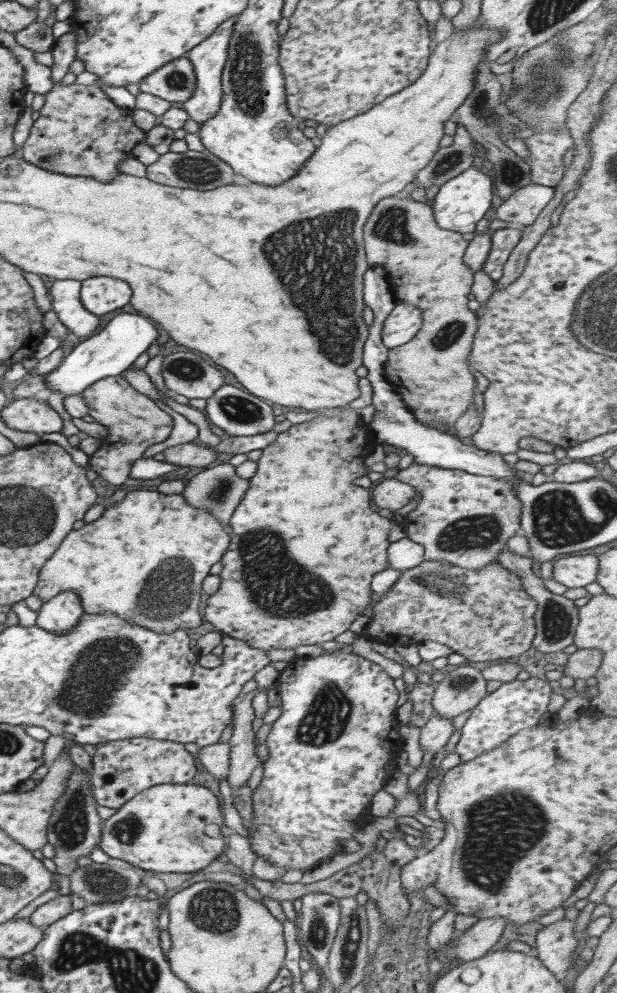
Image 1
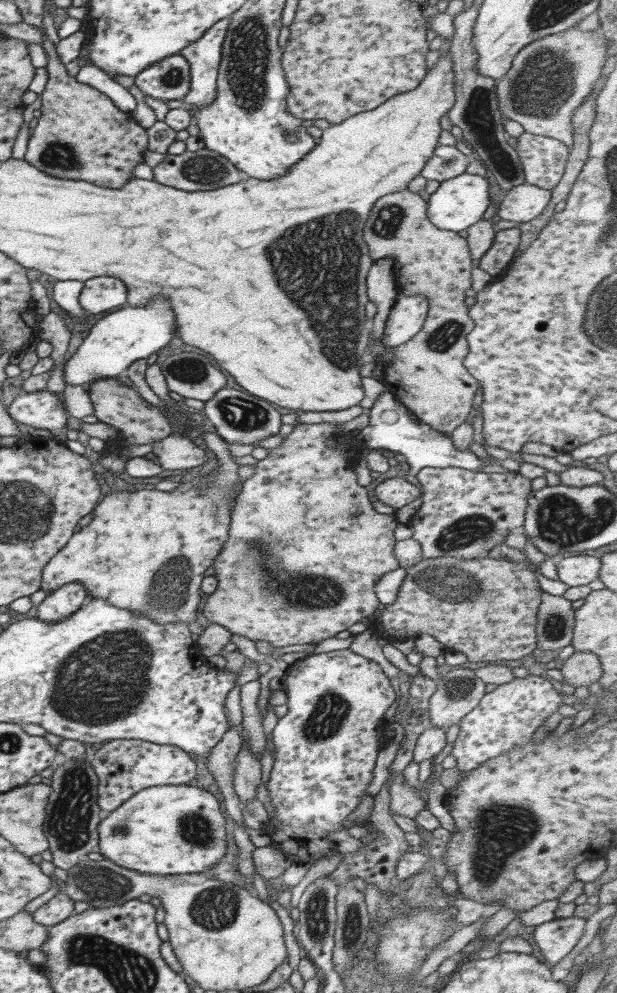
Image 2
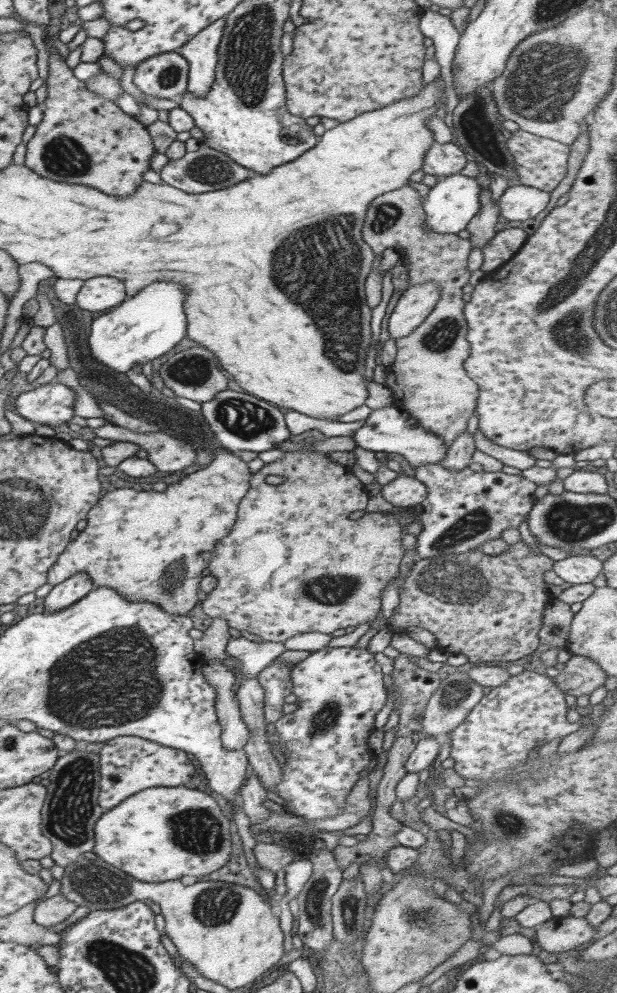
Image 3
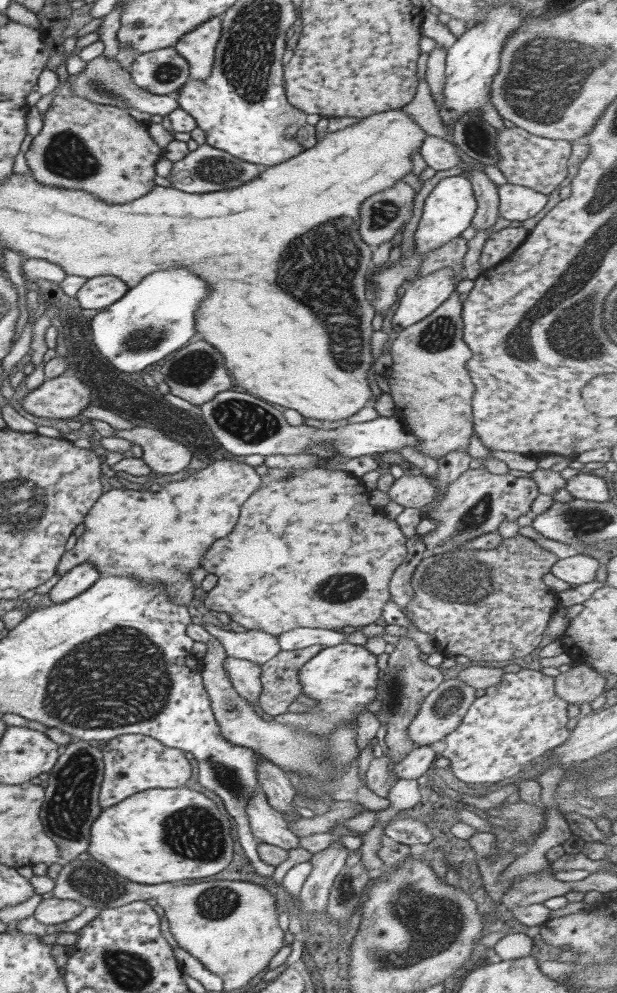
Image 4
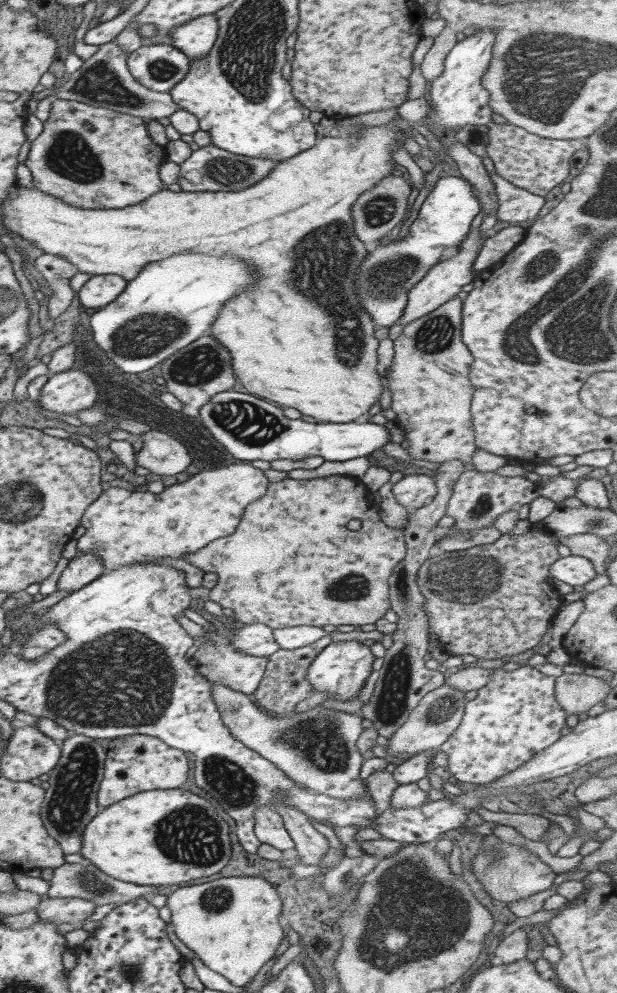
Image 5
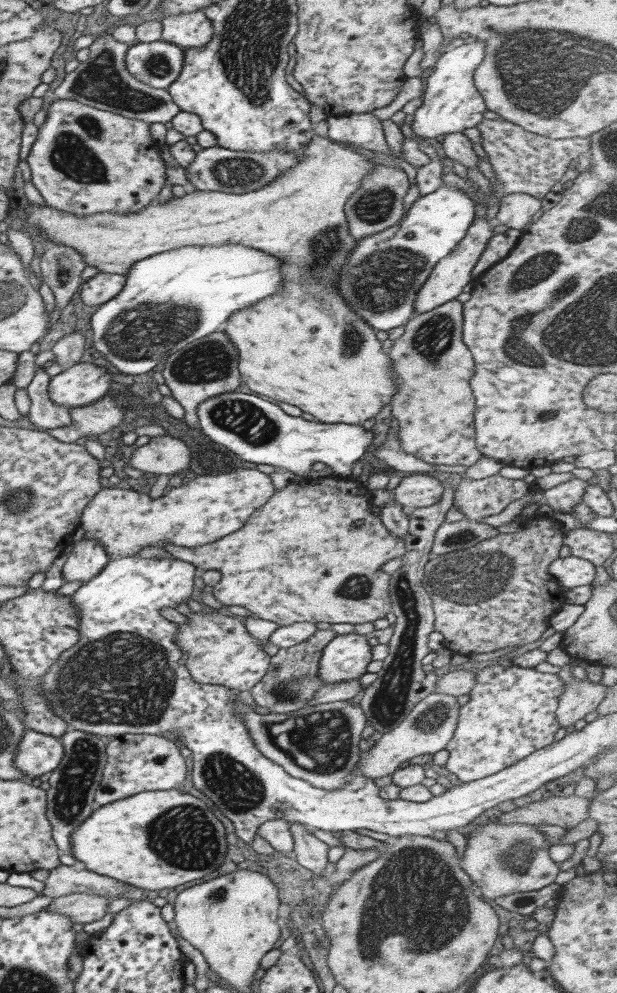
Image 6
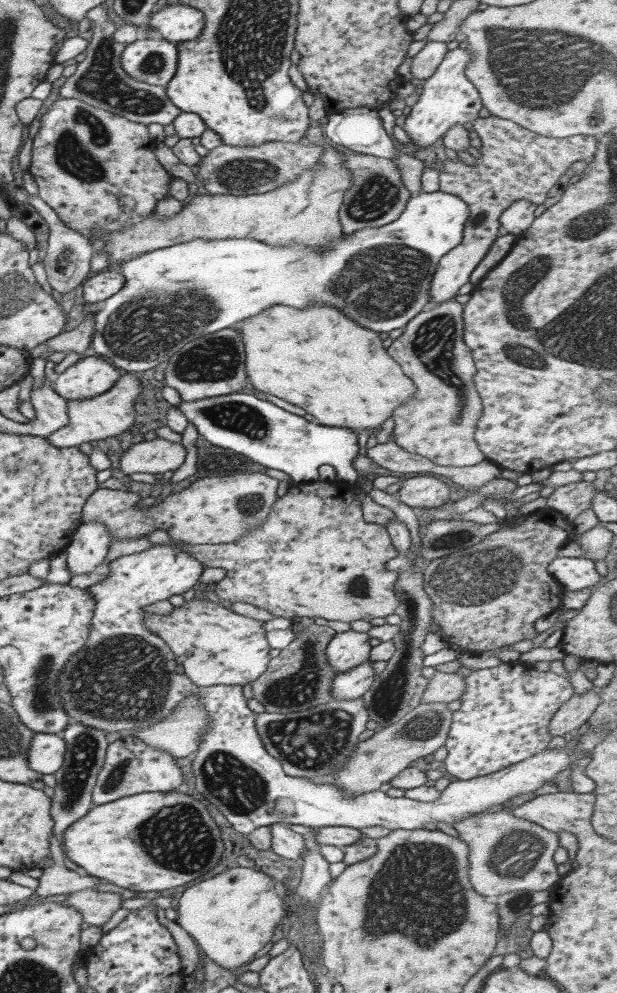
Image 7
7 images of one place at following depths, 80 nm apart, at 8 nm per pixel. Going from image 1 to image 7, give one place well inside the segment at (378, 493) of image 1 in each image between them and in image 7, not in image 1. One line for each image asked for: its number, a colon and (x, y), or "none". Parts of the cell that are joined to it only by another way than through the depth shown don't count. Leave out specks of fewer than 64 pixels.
2: (395, 491)
3: (405, 492)
4: (409, 491)
5: (413, 491)
6: (418, 490)
7: (422, 491)

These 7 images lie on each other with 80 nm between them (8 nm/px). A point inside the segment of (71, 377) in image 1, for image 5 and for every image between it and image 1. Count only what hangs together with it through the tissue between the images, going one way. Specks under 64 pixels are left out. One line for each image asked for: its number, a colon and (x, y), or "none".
2: (115, 341)
3: (145, 326)
4: (152, 319)
5: (170, 303)

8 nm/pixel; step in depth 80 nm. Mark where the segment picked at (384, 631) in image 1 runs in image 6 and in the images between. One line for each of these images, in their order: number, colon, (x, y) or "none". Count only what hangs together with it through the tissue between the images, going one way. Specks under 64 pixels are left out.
2: (485, 608)
3: (488, 608)
4: (491, 605)
5: (490, 601)
6: (498, 593)

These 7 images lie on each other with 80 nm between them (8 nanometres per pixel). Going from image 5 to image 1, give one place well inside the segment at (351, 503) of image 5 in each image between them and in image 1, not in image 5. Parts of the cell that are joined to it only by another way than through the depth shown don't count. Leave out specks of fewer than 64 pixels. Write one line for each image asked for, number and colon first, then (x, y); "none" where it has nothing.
1: (304, 543)
2: (302, 513)
3: (295, 536)
4: (301, 527)

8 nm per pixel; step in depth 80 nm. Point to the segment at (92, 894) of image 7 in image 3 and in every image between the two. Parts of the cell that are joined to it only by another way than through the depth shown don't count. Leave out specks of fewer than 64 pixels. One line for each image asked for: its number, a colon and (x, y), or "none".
3: (54, 908)
4: (50, 910)
5: (59, 911)
6: (80, 908)

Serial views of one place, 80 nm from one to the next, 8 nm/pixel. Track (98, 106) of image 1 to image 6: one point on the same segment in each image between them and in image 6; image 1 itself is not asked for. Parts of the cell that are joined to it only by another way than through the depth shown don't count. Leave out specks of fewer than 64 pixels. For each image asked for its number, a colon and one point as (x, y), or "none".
2: (80, 134)
3: (81, 138)
4: (98, 148)
5: (90, 157)
6: (84, 160)

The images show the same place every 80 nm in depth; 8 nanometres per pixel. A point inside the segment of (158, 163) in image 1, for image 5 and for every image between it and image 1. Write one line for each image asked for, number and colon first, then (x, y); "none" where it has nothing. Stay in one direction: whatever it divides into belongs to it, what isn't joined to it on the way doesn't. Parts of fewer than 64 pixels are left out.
2: (203, 170)
3: (205, 169)
4: (206, 169)
5: (208, 169)

